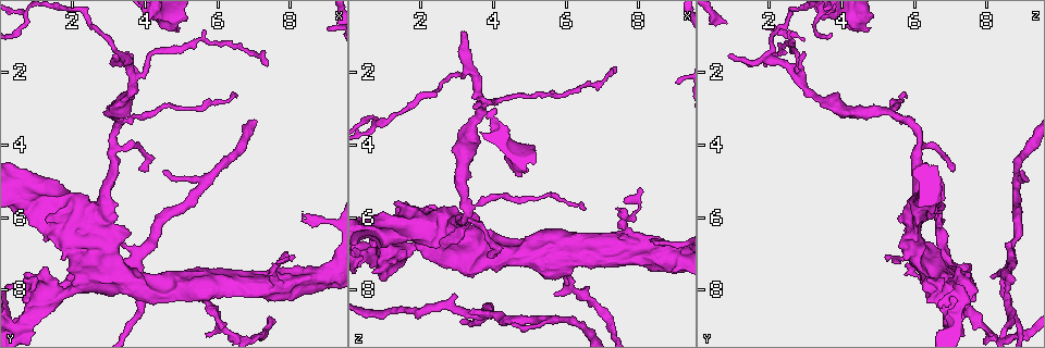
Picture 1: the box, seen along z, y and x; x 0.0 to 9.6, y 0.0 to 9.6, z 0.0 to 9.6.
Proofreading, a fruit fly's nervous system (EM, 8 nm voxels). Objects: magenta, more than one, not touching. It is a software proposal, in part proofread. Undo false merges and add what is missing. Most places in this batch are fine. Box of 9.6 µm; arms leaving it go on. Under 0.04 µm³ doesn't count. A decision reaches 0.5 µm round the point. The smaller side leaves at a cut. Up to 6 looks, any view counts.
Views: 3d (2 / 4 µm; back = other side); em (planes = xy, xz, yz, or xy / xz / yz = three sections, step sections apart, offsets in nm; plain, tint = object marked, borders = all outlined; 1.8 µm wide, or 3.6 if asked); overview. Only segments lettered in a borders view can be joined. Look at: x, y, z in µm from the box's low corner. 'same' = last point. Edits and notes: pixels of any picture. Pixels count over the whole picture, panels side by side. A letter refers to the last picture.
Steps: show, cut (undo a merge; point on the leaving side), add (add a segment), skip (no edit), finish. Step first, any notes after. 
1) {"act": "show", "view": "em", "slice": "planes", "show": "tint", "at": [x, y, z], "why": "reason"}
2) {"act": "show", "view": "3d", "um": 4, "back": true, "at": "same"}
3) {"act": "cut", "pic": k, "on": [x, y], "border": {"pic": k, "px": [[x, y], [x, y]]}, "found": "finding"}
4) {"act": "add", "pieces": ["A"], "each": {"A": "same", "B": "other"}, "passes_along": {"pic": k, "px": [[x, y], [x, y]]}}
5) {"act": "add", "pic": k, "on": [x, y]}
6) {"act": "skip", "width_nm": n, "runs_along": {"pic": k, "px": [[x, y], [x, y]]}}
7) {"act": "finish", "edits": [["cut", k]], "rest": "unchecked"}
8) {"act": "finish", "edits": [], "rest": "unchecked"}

{"act": "show", "view": "3d", "um": 4, "at": [5.00, 0.90, 4.80], "why": "free end"}

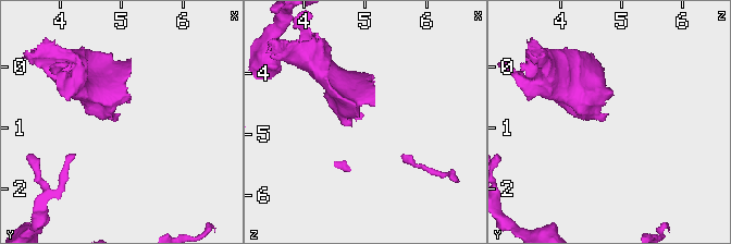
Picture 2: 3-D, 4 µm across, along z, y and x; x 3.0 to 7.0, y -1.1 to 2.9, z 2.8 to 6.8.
{"act": "show", "view": "em", "slice": "planes", "show": "borders", "at": [4.90, 0.85, 4.75]}

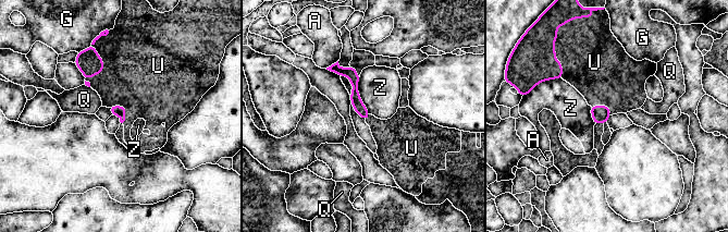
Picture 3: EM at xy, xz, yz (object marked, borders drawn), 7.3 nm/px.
{"act": "add", "pieces": ["U"], "each": {"A": "other", "G": "other", "Q": "other", "U": "same", "Z": "other"}, "found": "it goes on there"}

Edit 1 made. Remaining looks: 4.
{"act": "show", "view": "overview", "why": "see it whole again"}

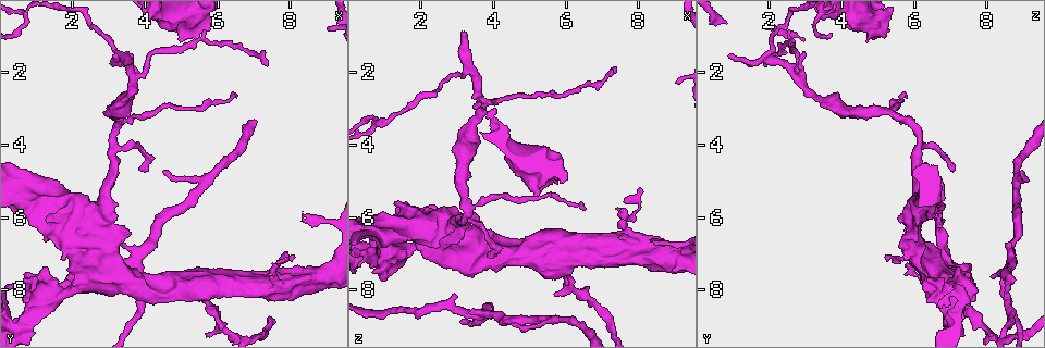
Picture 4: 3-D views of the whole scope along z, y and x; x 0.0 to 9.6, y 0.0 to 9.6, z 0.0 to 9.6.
{"act": "show", "view": "em", "slice": "planes", "show": "borders", "at": [5.90, 8.65, 7.50], "why": "sudden change in width"}

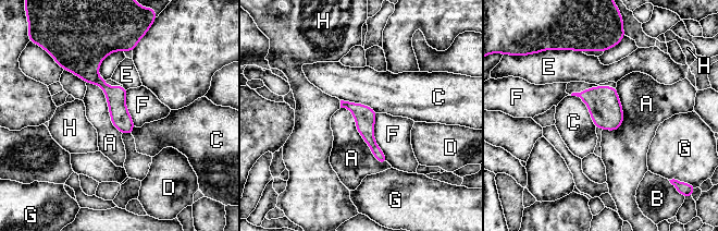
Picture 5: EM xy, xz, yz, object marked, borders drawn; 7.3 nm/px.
{"act": "skip", "each": {"A": "other", "B": "other", "C": "other", "D": "other", "E": "other", "F": "other", "G": "other", "H": "other"}, "border": {"pic": 5, "px": [[341, 107], [384, 165]]}, "found": "continuous, no second neuron"}

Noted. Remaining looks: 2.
{"act": "show", "view": "em", "um": 3.6, "slice": "xy", "step": 4, "show": "tint", "at": [3.40, 6.80, 8.65], "why": "free end"}

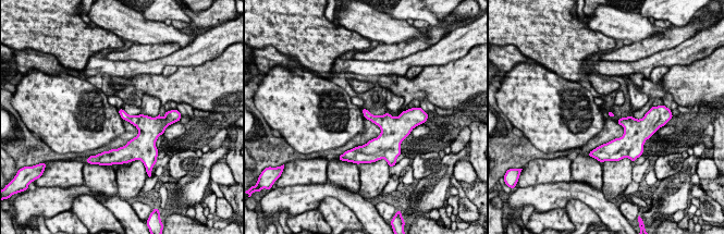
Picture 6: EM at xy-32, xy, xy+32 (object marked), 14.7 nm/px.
{"act": "show", "view": "em", "um": 3.6, "slice": "planes", "show": "borders", "at": "same", "why": "cut it another way"}

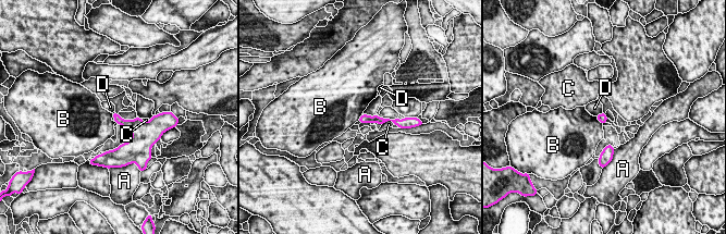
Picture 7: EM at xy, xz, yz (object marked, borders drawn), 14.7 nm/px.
{"act": "skip", "width_nm": 130, "each": {"A": "other", "B": "other", "C": "other", "D": "other"}, "border": {"pic": 7, "px": [[595, 116], [602, 124]]}, "found": "no lettered segment goes on from it"}

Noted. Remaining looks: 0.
{"act": "finish", "edits": [["add", 3]], "rest": "unchecked"}

